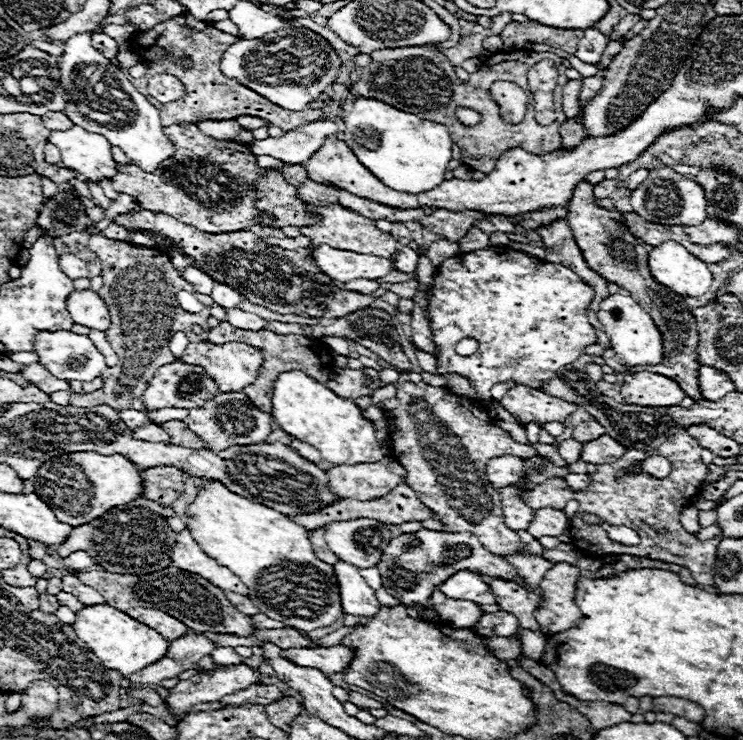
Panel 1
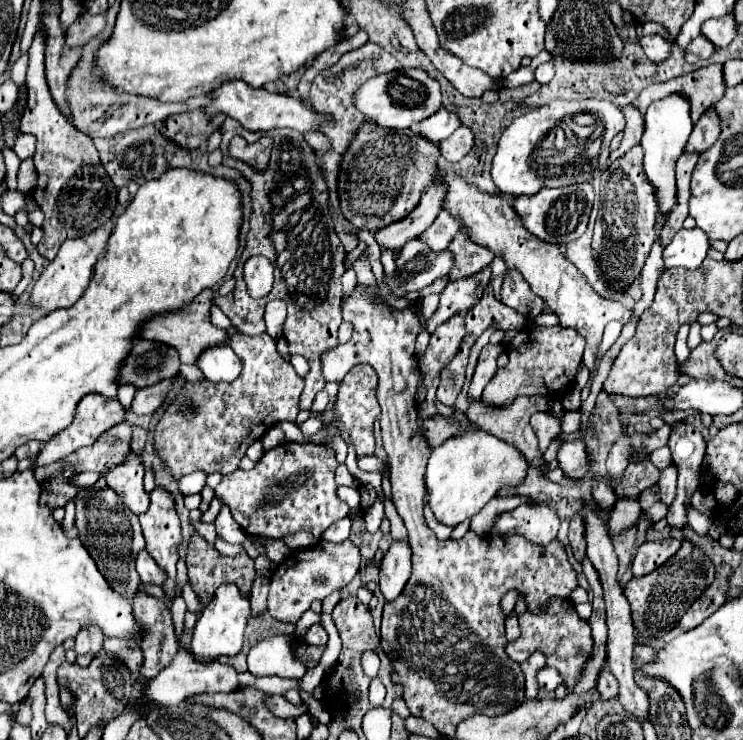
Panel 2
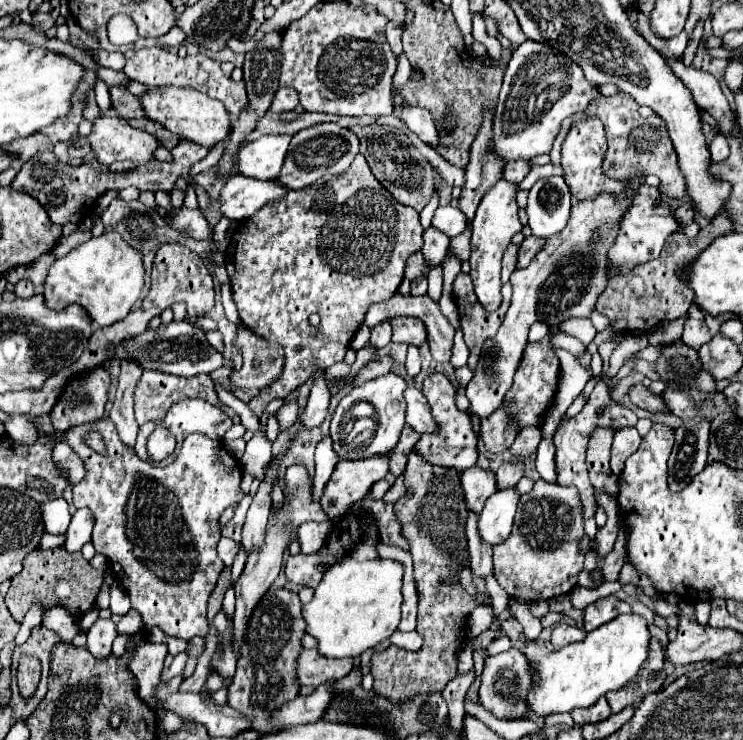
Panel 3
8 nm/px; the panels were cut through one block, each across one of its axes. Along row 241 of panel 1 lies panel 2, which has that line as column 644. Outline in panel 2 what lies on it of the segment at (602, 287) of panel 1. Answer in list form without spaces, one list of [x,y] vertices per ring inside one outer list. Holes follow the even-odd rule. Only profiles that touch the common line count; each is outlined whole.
[[[664,538],[664,540],[644,542],[638,548],[638,552],[636,552],[634,560],[632,560],[634,576],[650,574],[658,566],[662,566],[670,556],[674,556],[678,548],[680,548],[680,540],[678,538]]]

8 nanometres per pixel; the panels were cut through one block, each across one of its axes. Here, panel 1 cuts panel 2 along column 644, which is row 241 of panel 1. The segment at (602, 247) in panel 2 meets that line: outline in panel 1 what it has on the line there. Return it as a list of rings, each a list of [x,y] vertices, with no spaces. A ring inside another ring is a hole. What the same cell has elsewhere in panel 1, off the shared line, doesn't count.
[[[140,208],[114,220],[124,228],[156,228],[164,232],[170,240],[176,240],[176,246],[190,256],[202,270],[206,270],[214,280],[224,282],[244,294],[252,304],[266,306],[280,314],[298,314],[314,318],[342,318],[350,312],[366,308],[374,302],[376,294],[358,294],[344,290],[340,284],[330,280],[324,272],[316,270],[314,262],[308,262],[298,252],[282,250],[276,246],[262,244],[262,238],[250,230],[224,232],[224,234],[206,234],[188,224],[178,222],[176,218],[164,212],[150,212]]]

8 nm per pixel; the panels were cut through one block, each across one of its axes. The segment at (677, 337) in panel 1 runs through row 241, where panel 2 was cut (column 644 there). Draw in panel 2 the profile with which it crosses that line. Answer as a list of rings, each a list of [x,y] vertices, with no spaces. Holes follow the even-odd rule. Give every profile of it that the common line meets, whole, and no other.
[[[684,538],[680,550],[670,560],[666,560],[660,568],[656,568],[646,576],[632,578],[624,586],[624,594],[632,606],[632,620],[638,634],[646,642],[666,634],[674,624],[678,624],[678,620],[686,614],[692,602],[702,596],[702,592],[714,582],[714,578],[716,578],[716,568],[712,560],[694,542]],[[662,608],[664,612],[658,614]]]

